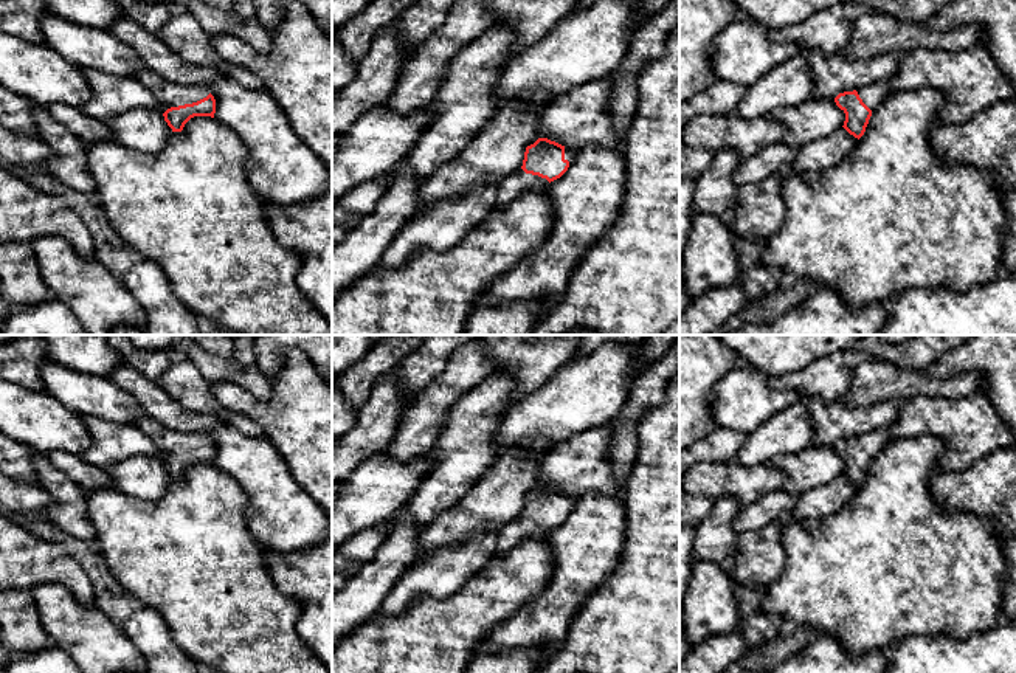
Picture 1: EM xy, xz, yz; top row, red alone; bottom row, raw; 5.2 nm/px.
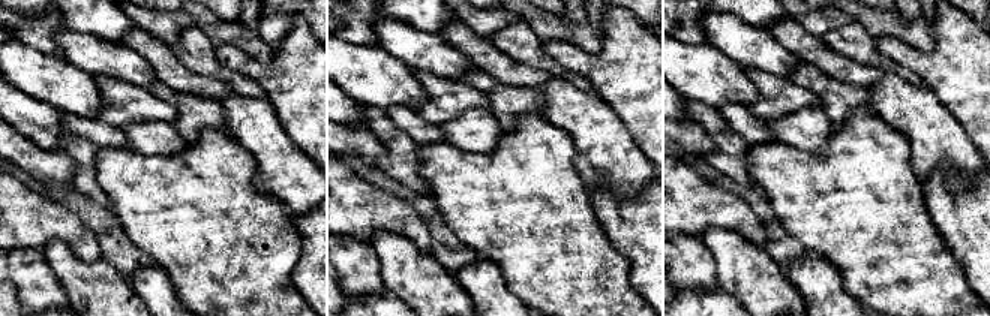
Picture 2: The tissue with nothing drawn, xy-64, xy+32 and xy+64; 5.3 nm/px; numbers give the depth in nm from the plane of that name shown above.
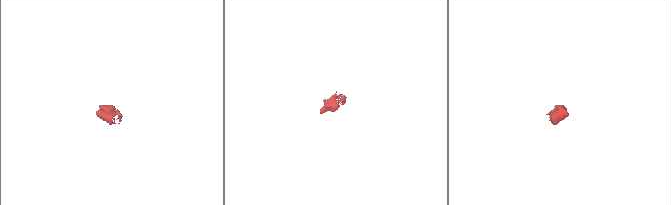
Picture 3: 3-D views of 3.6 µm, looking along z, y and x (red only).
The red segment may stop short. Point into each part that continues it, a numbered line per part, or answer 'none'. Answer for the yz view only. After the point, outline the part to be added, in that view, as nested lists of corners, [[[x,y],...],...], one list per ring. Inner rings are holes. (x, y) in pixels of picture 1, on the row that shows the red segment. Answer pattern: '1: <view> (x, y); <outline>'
1: yz (874, 93); [[[890,79],[870,82],[859,87],[856,91],[862,102],[873,112],[889,95],[892,95]]]

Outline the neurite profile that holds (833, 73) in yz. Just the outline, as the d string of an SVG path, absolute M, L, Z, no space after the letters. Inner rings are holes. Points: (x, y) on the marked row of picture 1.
M901 51L872 59L845 59L839 53L807 54L814 78L814 99L835 99L839 93L858 90L881 79L892 79L903 59Z

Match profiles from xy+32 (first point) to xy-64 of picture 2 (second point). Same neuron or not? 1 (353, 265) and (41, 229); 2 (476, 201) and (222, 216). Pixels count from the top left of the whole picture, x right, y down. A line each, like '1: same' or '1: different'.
1: different
2: same

